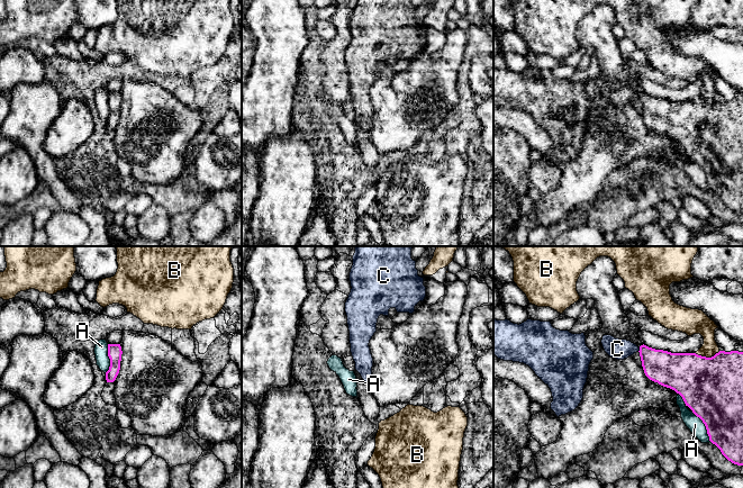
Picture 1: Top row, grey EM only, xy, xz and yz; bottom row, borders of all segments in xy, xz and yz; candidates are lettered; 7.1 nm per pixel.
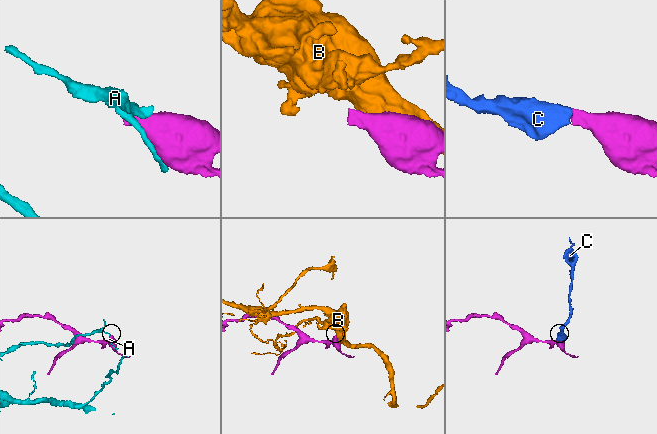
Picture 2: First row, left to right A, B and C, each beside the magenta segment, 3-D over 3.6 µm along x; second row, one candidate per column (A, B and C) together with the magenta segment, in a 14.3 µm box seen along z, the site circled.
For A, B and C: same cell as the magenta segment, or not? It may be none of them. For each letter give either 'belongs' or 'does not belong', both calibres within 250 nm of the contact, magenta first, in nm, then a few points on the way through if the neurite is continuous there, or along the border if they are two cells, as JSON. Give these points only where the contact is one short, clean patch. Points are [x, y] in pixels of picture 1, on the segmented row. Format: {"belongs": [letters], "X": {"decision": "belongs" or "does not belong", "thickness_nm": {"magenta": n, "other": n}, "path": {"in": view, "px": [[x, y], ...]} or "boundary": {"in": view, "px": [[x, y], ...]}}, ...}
{"belongs": ["C"], "A": {"decision": "does not belong", "thickness_nm": {"magenta": 420, "other": 110}}, "B": {"decision": "does not belong", "thickness_nm": {"magenta": 440, "other": 150}}, "C": {"decision": "belongs", "thickness_nm": {"magenta": 240, "other": 150}, "path": {"in": "yz", "px": [[668, 369], [660, 367], [640, 350], [617, 349]]}}}

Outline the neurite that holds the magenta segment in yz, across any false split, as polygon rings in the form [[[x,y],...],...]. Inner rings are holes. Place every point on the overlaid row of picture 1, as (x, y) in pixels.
[[[604,335],[605,352],[615,360],[624,360],[638,352],[645,376],[679,394],[686,406],[706,426],[709,441],[732,463],[743,466],[743,352],[719,351],[712,358],[696,353],[671,353],[646,345],[640,347],[627,340]]]

